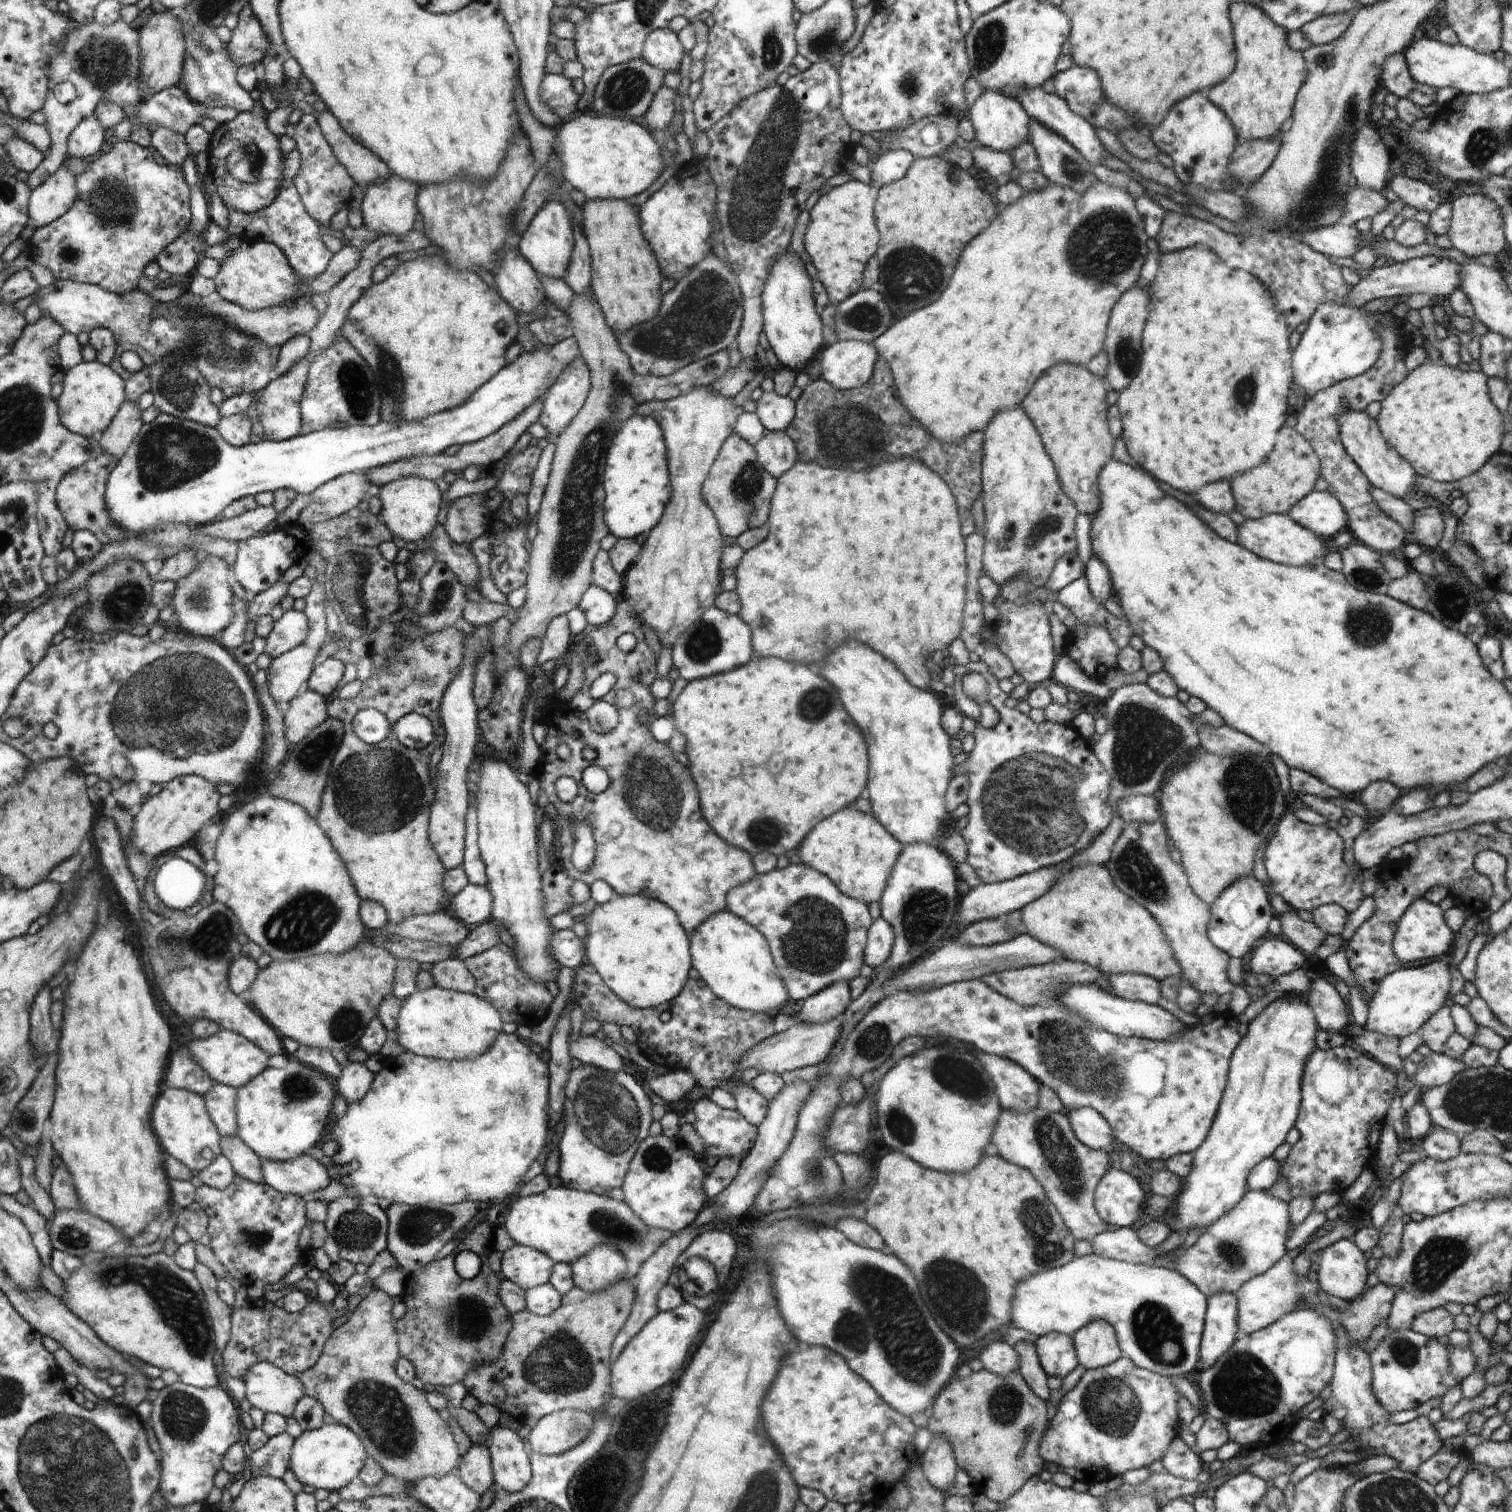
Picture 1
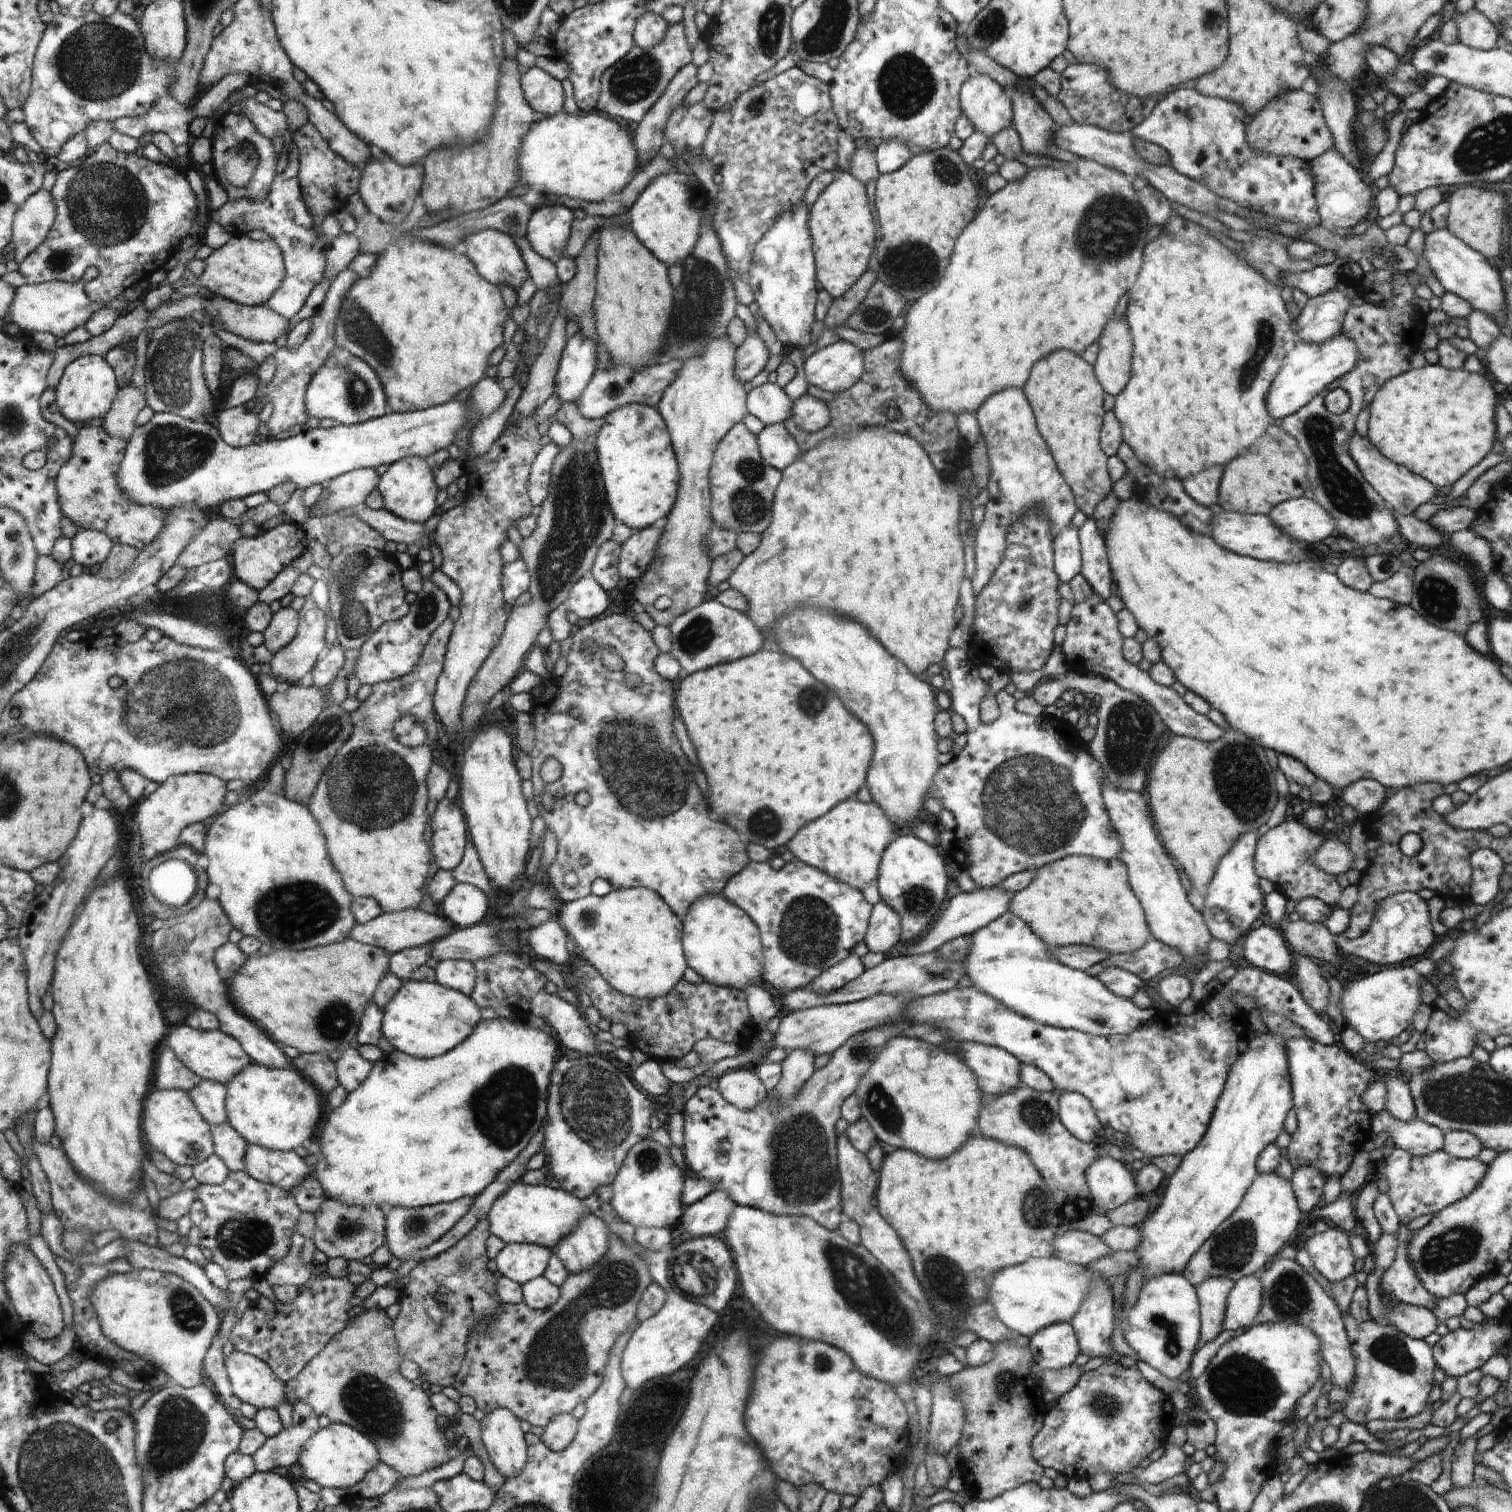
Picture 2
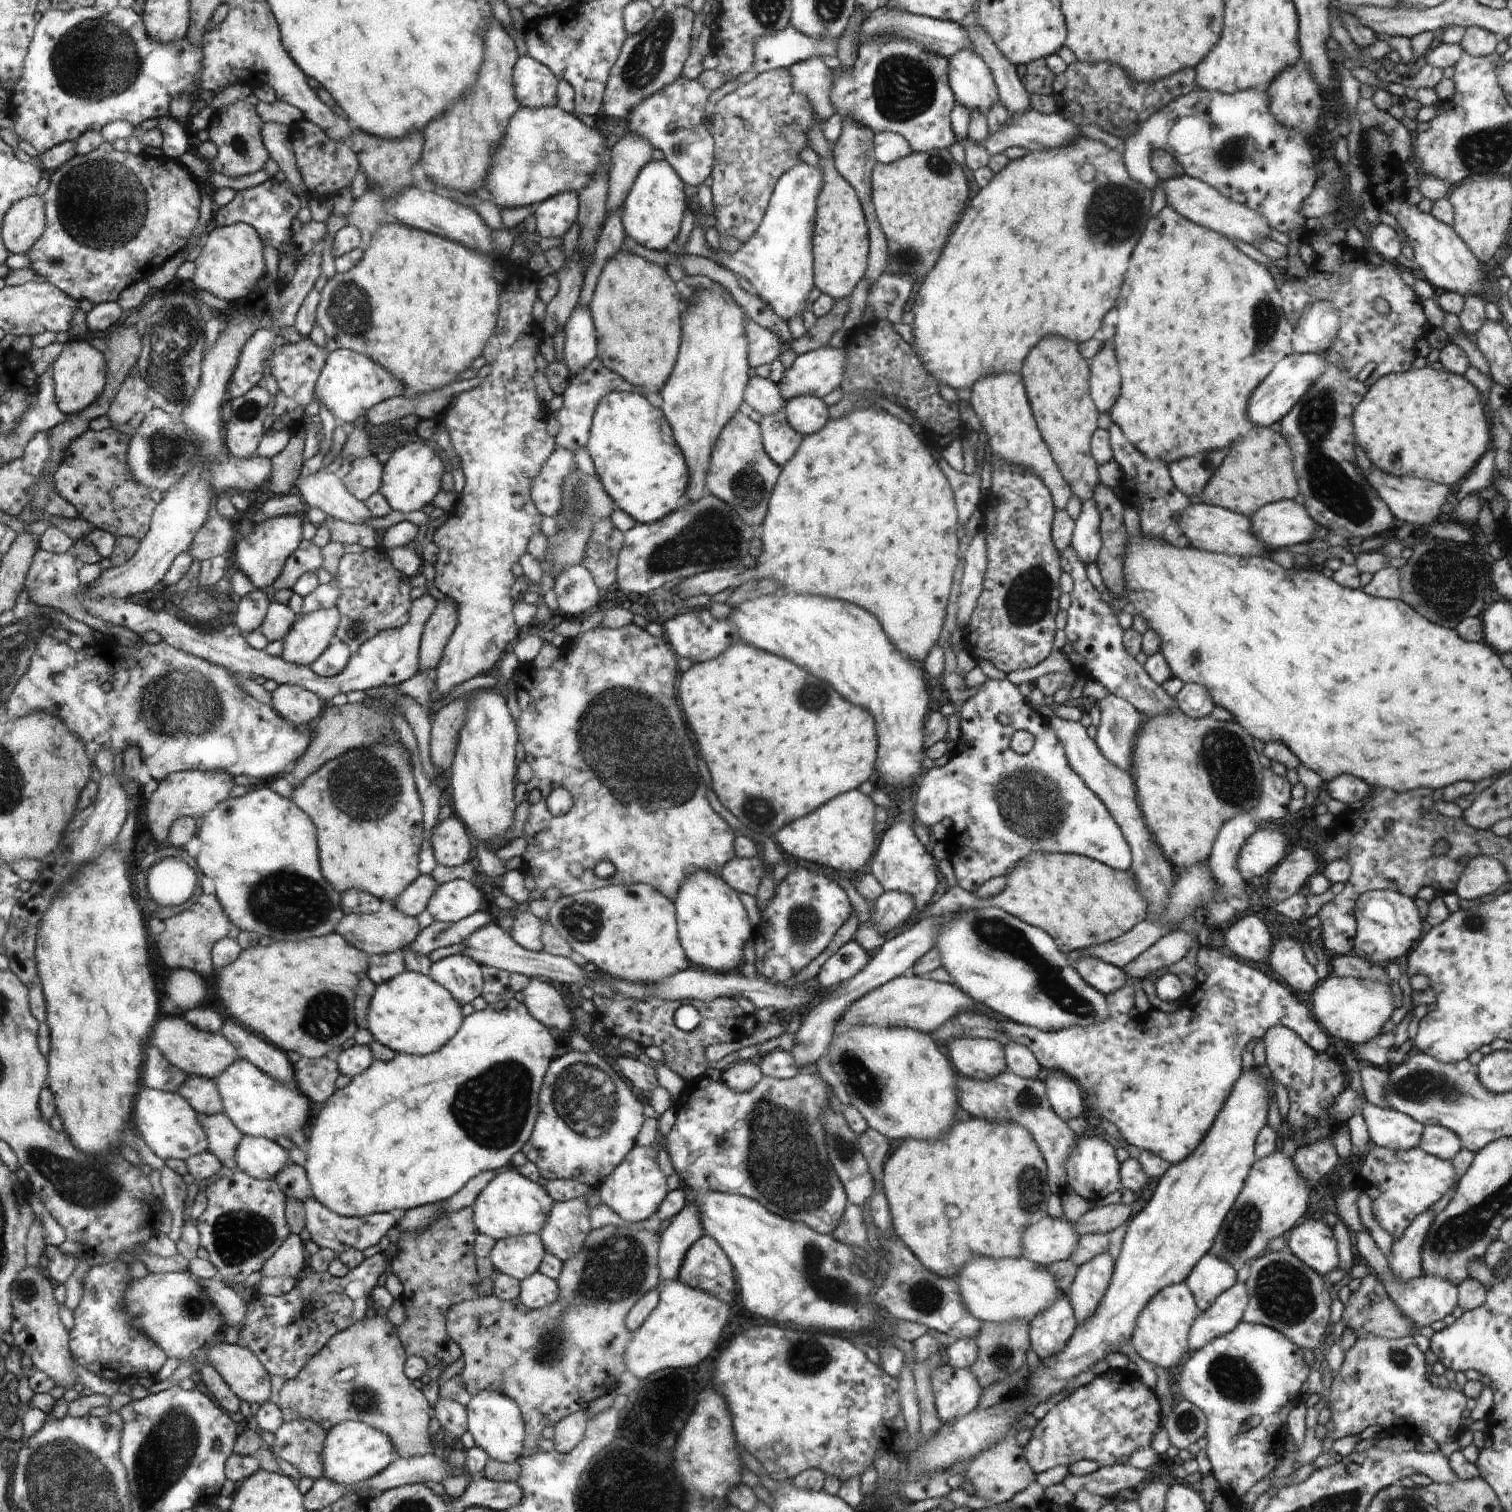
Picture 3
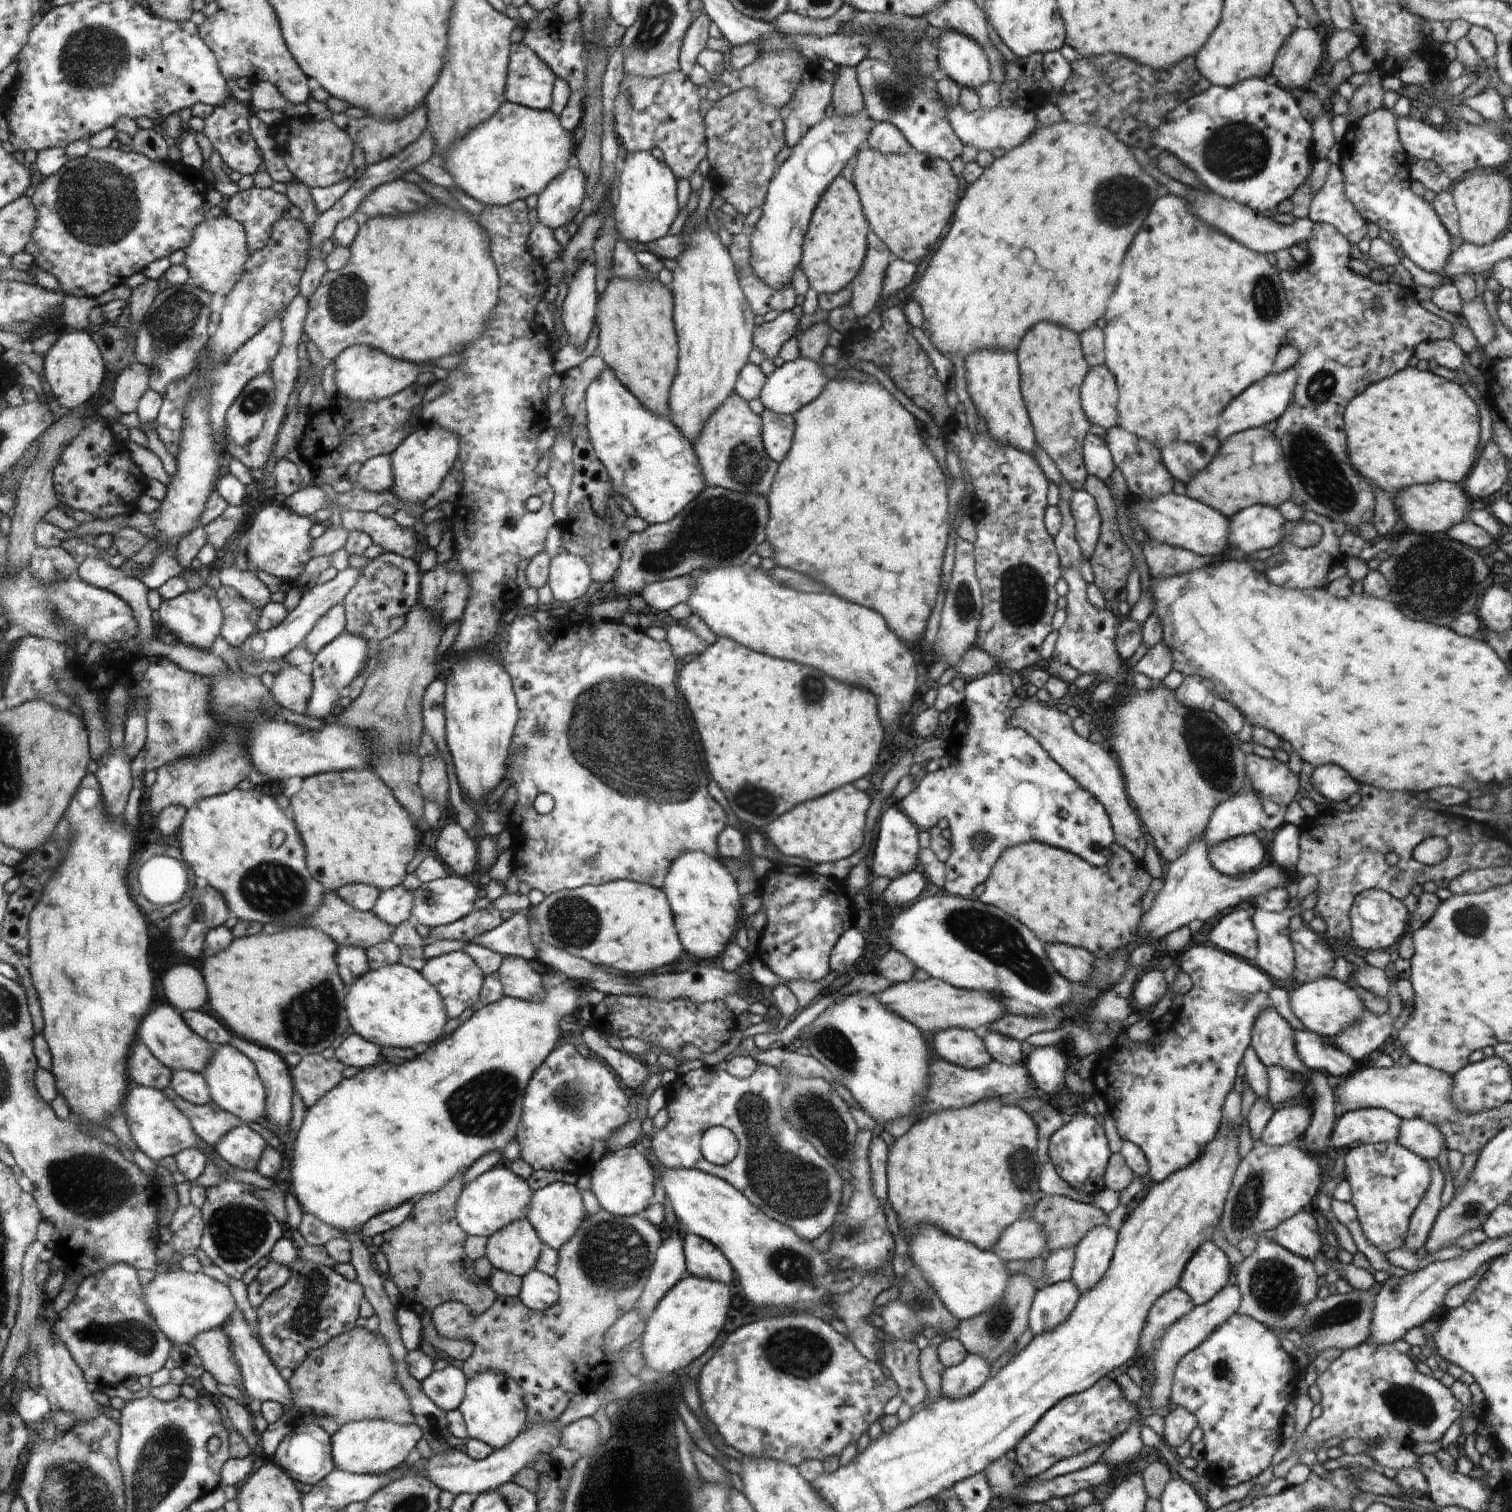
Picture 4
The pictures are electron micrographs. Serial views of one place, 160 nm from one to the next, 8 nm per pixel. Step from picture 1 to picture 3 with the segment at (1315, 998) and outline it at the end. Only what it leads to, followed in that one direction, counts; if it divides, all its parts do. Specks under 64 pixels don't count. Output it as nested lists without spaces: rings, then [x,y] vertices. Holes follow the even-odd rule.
[[[1292,937],[1273,942],[1268,962],[1275,974],[1297,992],[1312,994],[1320,982],[1314,967],[1304,957],[1301,943]]]

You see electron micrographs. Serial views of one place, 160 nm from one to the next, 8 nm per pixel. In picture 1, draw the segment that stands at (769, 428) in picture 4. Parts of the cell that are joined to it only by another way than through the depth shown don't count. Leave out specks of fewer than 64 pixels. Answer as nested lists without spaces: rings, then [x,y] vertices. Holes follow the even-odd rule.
[[[785,431],[766,434],[753,447],[756,449],[760,464],[763,464],[776,480],[797,461],[794,441]]]

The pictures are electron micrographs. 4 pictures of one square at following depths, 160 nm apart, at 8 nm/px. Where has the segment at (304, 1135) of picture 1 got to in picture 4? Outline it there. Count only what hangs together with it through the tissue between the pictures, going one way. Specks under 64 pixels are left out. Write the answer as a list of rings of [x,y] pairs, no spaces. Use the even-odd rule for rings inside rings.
[[[229,1044],[215,1045],[215,1048],[211,1062],[206,1067],[206,1079],[210,1086],[211,1100],[226,1112],[240,1117],[244,1124],[256,1122],[258,1118],[266,1118],[266,1086],[259,1074],[256,1074],[255,1063]]]

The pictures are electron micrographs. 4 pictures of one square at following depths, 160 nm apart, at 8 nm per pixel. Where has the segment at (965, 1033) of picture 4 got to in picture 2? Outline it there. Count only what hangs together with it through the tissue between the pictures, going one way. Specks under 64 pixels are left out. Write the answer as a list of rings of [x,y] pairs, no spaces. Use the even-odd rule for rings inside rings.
[[[968,1041],[956,1050],[964,1055],[968,1068],[975,1072],[982,1092],[1003,1095],[1022,1085],[1022,1063],[1004,1049]]]

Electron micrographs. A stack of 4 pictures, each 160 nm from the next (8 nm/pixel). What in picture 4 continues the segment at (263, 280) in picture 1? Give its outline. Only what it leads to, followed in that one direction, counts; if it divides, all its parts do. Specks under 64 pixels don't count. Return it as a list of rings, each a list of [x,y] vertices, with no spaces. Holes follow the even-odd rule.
[[[221,214],[216,218],[207,218],[200,223],[196,227],[194,239],[185,250],[186,258],[182,265],[190,273],[189,283],[211,295],[222,294],[222,296],[234,290],[252,254],[247,244],[247,233],[243,224],[233,218],[226,218],[226,214]]]

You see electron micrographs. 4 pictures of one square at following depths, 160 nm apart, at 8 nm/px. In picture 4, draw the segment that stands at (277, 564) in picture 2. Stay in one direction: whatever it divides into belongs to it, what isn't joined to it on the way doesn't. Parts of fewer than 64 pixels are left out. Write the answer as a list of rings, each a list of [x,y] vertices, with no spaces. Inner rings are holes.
[[[271,504],[259,510],[255,517],[247,522],[245,534],[242,536],[242,545],[253,570],[262,570],[270,576],[277,576],[296,585],[306,564],[311,560],[308,552],[312,544],[310,528],[312,528],[310,518],[293,513],[282,504]]]

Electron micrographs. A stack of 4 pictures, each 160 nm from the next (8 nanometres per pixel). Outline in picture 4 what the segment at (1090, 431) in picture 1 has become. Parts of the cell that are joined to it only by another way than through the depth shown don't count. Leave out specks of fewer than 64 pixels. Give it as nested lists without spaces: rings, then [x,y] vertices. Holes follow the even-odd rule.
[[[1040,322],[1028,330],[1018,346],[1021,395],[1024,399],[1037,444],[1052,458],[1074,491],[1084,490],[1088,471],[1083,461],[1083,442],[1091,422],[1081,405],[1080,389],[1089,366],[1074,332]]]

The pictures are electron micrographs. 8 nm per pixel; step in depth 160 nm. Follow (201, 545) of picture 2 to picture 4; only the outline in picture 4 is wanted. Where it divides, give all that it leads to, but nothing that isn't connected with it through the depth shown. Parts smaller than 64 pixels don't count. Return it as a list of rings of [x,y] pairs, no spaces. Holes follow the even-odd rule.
[[[229,505],[226,510],[216,518],[204,525],[204,530],[206,533],[206,543],[210,543],[216,551],[221,552],[222,547],[228,538],[236,532],[238,528],[238,523],[245,519],[245,512],[242,506],[235,507]]]

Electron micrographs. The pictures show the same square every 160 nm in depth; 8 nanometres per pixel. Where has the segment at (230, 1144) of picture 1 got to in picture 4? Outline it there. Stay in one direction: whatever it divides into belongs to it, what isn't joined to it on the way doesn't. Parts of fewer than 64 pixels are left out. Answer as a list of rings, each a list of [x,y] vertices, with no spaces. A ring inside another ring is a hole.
[[[170,1087],[163,1090],[165,1096],[191,1120],[191,1125],[204,1144],[214,1148],[230,1131],[244,1124],[243,1120],[226,1112],[214,1101],[205,1105],[193,1105],[180,1098]]]

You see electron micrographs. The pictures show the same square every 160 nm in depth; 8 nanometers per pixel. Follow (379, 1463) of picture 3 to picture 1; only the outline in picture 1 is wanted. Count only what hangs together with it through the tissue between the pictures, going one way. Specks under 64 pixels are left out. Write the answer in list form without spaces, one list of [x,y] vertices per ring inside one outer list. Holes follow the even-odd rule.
[[[324,1423],[320,1428],[303,1431],[295,1438],[290,1453],[289,1469],[303,1485],[308,1484],[316,1489],[325,1488],[332,1492],[358,1477],[366,1457],[366,1445],[352,1429],[338,1423]]]

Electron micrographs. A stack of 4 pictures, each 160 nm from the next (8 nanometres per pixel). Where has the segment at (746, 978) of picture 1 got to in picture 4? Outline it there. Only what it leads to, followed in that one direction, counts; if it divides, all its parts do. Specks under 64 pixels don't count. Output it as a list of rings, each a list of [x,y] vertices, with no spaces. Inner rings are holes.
[[[700,851],[684,853],[671,864],[662,891],[670,902],[675,927],[679,928],[680,940],[688,954],[700,960],[720,956],[726,944],[735,938],[741,926],[738,918],[742,918],[741,894],[726,865]]]

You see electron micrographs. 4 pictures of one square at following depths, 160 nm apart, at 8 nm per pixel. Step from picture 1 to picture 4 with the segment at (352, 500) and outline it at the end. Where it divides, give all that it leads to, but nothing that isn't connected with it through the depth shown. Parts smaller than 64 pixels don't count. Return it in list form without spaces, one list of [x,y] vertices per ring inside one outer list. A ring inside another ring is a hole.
[[[378,455],[362,463],[355,484],[375,493],[392,490],[393,470],[389,455]]]

